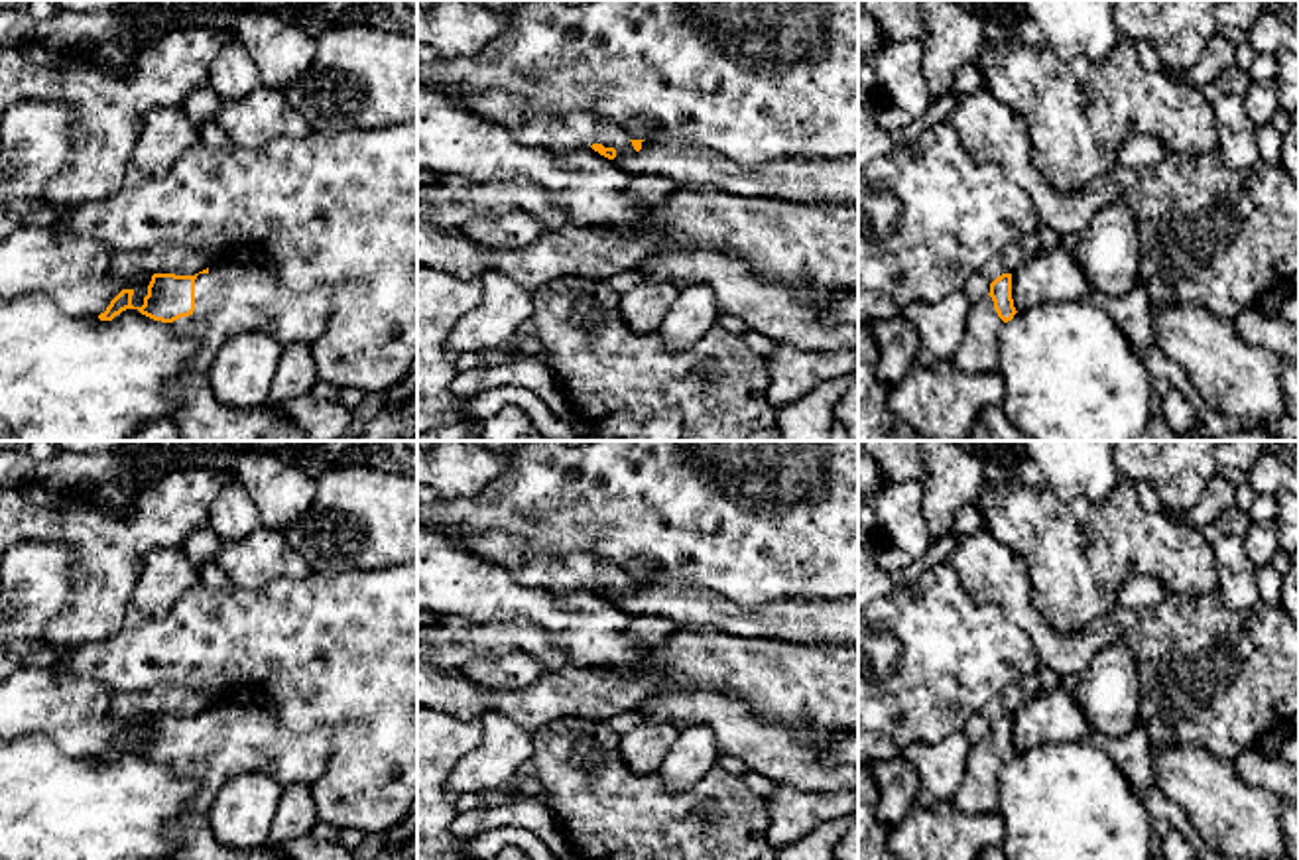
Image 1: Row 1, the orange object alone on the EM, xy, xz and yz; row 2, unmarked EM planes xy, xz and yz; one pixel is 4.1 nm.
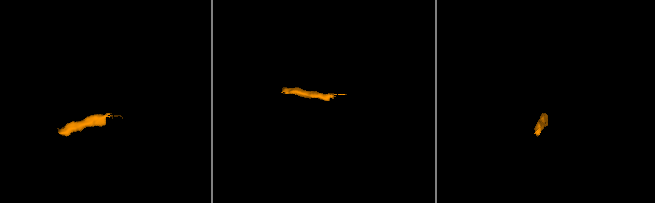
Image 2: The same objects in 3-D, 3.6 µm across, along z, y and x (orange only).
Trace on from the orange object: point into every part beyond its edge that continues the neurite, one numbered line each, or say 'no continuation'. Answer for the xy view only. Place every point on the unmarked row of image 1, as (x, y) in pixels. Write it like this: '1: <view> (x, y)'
1: xy (233, 738)

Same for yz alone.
1: yz (979, 792)

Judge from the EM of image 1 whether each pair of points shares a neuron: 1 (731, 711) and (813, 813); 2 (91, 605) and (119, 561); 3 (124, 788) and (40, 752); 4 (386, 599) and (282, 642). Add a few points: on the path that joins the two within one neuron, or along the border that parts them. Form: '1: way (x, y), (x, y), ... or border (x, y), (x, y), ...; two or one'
1: border (780, 784), (835, 792); two
2: way (99, 595), (107, 587), (109, 571); one
3: way (103, 788), (75, 788), (61, 774); one
4: way (361, 620), (341, 638), (308, 642); one

